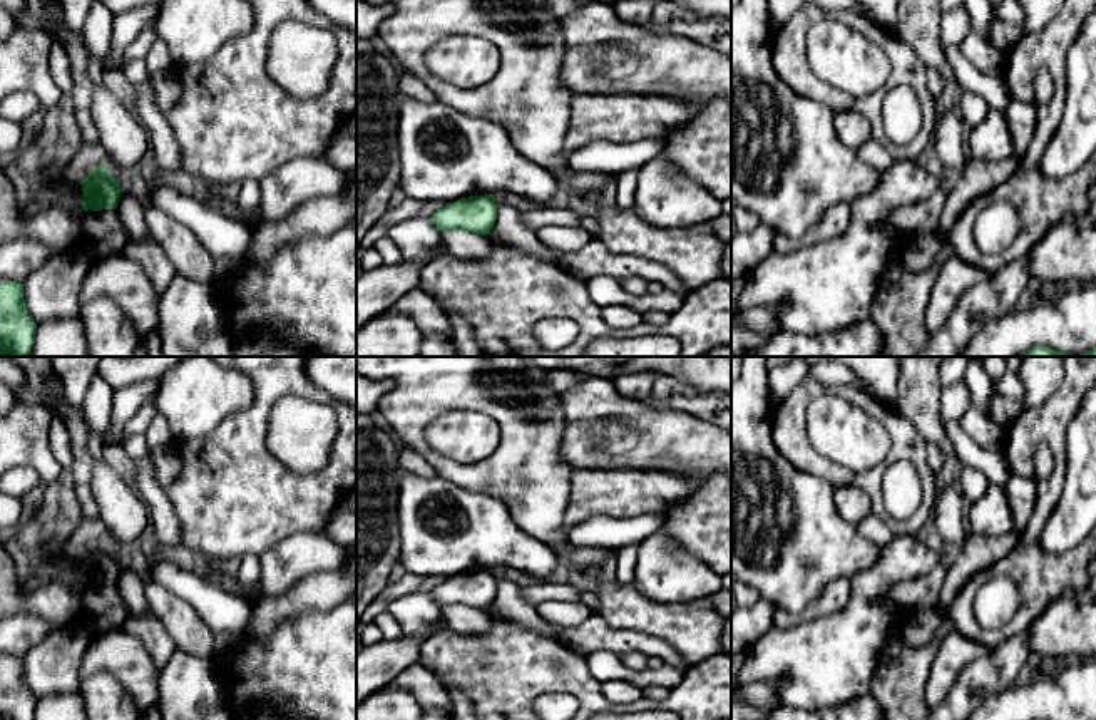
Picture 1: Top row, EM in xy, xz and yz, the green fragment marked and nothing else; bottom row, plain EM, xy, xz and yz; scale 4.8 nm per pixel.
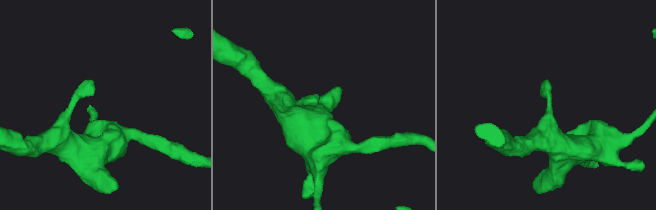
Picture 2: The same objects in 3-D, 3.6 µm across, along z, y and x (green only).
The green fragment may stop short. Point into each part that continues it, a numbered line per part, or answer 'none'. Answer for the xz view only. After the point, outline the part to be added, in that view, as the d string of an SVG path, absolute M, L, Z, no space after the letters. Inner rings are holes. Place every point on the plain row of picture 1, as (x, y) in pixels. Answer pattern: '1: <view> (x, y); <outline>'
none

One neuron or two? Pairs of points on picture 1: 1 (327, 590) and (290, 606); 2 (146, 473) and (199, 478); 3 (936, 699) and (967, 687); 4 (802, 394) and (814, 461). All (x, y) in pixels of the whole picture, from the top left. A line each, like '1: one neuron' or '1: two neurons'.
1: one neuron
2: two neurons
3: two neurons
4: one neuron

